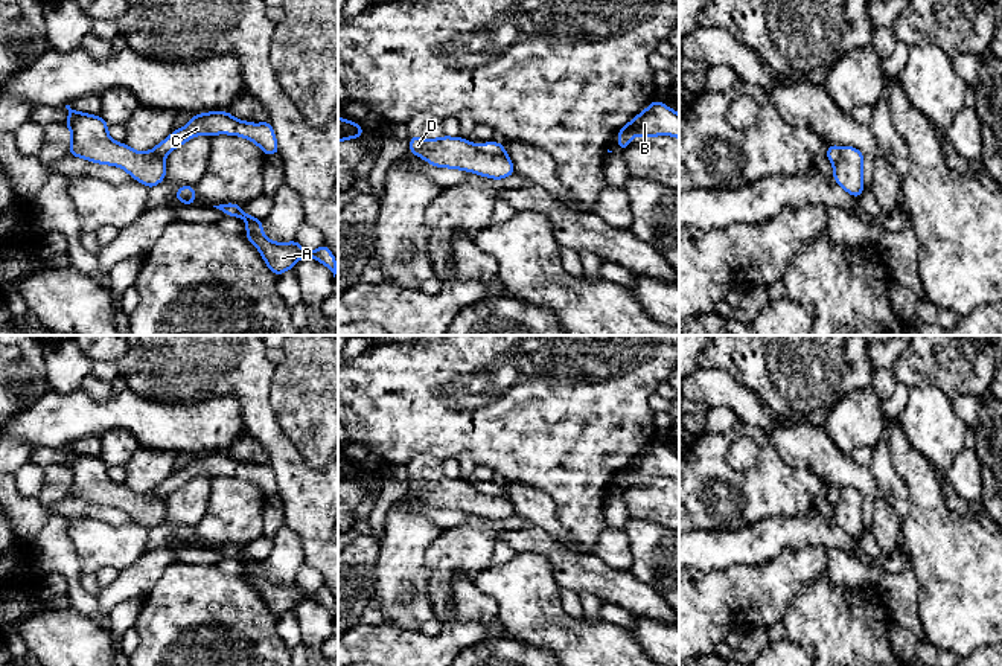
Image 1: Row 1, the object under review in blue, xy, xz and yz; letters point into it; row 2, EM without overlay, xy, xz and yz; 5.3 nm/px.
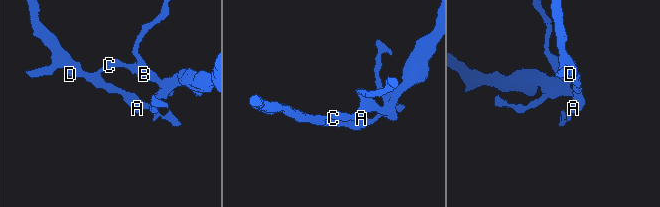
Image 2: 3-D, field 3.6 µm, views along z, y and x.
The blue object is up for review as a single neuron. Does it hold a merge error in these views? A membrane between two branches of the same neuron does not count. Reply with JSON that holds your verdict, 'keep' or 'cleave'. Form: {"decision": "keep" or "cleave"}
{"decision": "cleave"}

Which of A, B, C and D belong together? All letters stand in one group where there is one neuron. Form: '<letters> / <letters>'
A D / B C

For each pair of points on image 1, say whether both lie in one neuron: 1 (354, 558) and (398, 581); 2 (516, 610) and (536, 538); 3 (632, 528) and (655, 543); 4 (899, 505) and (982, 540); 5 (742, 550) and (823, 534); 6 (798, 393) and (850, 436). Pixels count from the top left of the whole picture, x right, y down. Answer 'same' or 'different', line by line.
1: different
2: different
3: same
4: different
5: same
6: different

